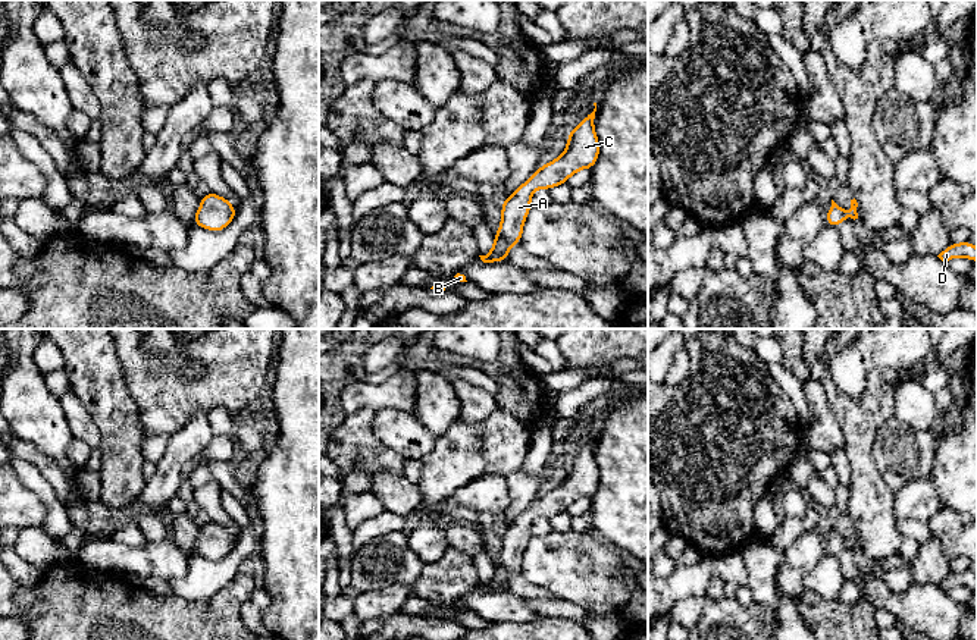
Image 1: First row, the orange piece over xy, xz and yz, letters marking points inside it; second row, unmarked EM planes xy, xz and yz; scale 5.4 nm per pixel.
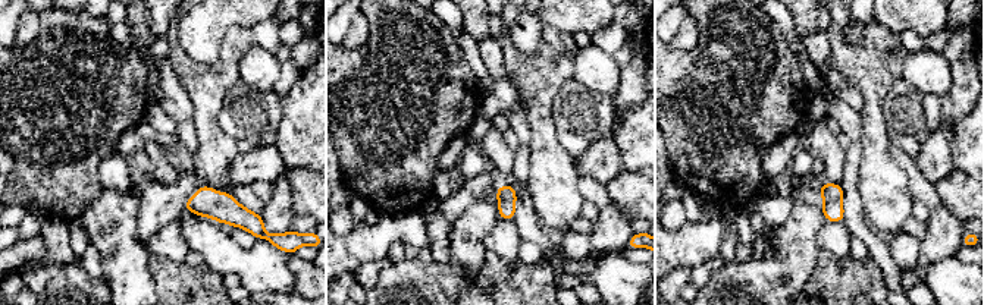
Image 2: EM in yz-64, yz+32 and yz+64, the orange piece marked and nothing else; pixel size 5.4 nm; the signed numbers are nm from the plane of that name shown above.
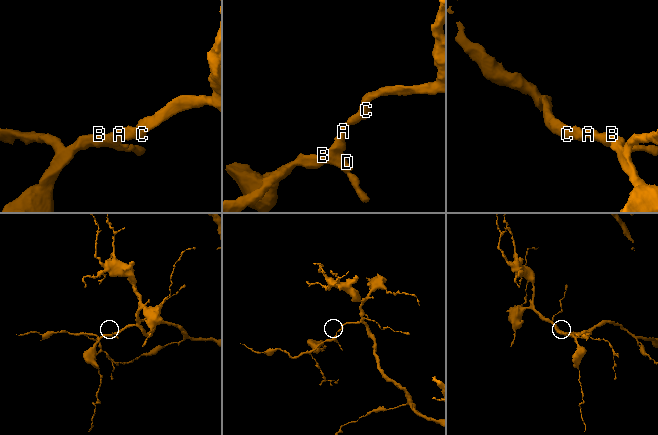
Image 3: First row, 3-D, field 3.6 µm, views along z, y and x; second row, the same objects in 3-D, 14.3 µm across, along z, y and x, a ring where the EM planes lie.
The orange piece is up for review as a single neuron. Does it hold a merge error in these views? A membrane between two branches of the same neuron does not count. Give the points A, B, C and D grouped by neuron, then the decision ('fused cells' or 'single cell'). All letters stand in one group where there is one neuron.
groups A B C D; single cell

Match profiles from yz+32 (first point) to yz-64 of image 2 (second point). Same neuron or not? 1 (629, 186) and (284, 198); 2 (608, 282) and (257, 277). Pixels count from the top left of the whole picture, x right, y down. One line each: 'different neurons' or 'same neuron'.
1: different neurons
2: same neuron

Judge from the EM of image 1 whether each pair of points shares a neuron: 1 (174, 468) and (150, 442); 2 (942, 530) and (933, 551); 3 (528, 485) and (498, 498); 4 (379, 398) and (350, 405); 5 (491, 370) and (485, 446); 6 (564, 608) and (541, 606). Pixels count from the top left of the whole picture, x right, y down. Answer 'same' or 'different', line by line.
1: different
2: different
3: different
4: same
5: different
6: same

